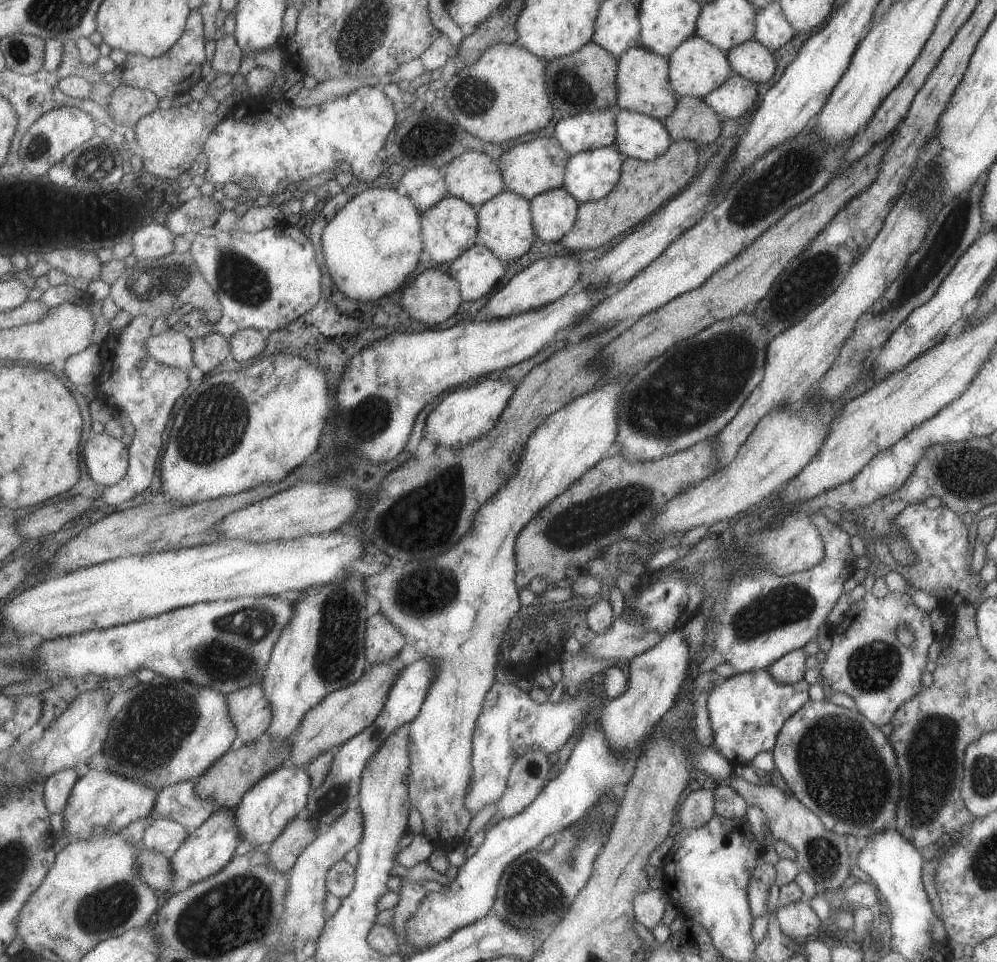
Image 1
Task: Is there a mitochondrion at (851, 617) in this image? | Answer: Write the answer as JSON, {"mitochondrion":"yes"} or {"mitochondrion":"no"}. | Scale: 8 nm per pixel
{"mitochondrion":"no"}

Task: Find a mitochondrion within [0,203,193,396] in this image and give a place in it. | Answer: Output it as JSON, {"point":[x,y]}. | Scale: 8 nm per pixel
{"point":[140,286]}

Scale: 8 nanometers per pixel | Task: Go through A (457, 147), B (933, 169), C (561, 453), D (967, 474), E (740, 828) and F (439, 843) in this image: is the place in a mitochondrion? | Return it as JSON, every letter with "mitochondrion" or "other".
{"A":"other","B":"other","C":"other","D":"mitochondrion","E":"other","F":"other"}

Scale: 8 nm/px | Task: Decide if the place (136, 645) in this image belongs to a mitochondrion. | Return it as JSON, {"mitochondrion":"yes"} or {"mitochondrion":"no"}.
{"mitochondrion":"no"}

